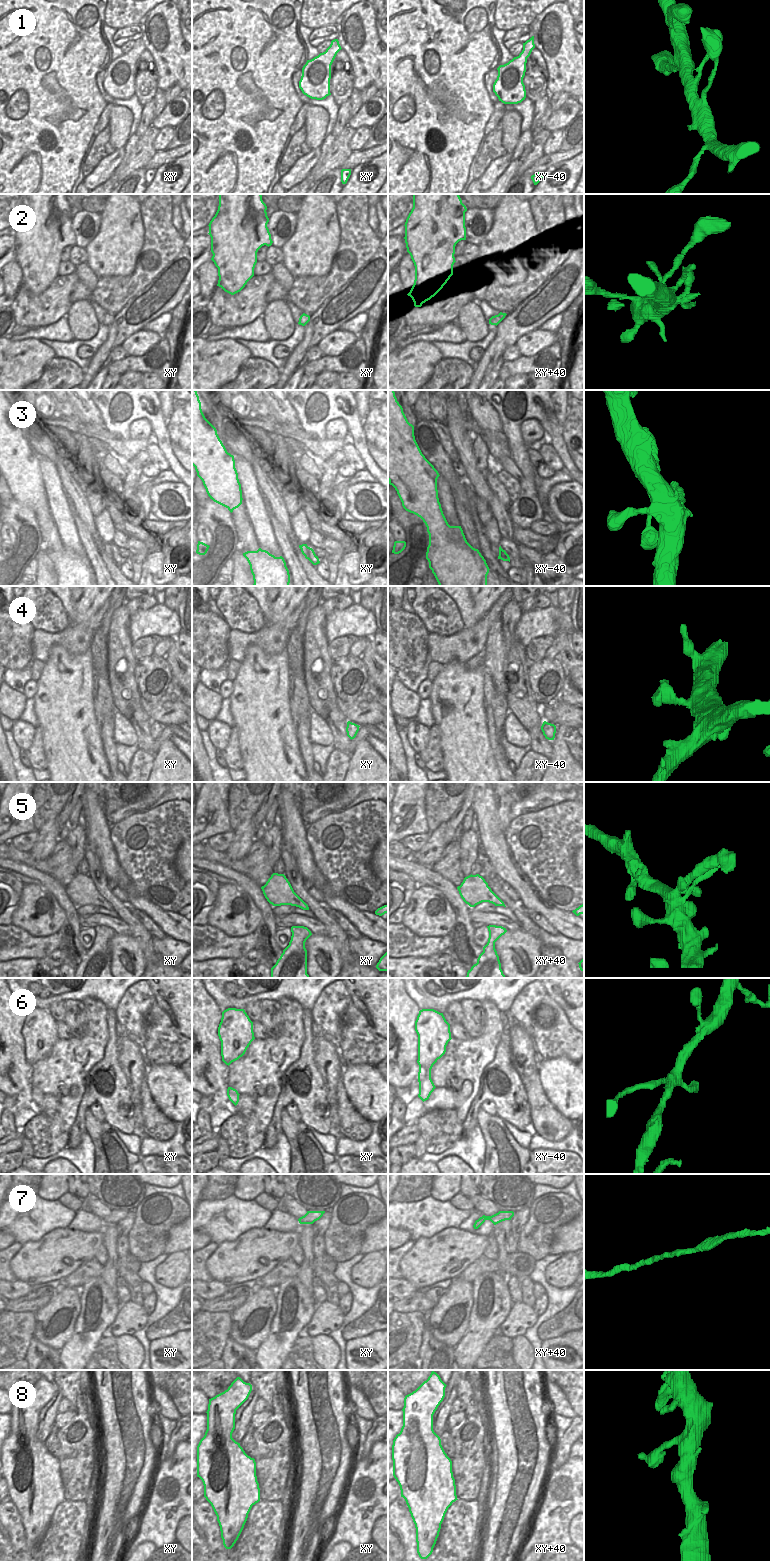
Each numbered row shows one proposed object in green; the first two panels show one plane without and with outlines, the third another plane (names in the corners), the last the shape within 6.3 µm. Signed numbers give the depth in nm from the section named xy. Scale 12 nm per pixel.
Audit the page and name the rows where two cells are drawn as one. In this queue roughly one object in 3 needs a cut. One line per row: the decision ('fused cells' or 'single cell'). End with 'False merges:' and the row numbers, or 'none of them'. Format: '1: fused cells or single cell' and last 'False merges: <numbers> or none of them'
1: single cell
2: single cell
3: fused cells
4: single cell
5: single cell
6: single cell
7: single cell
8: single cell
False merges: 3

